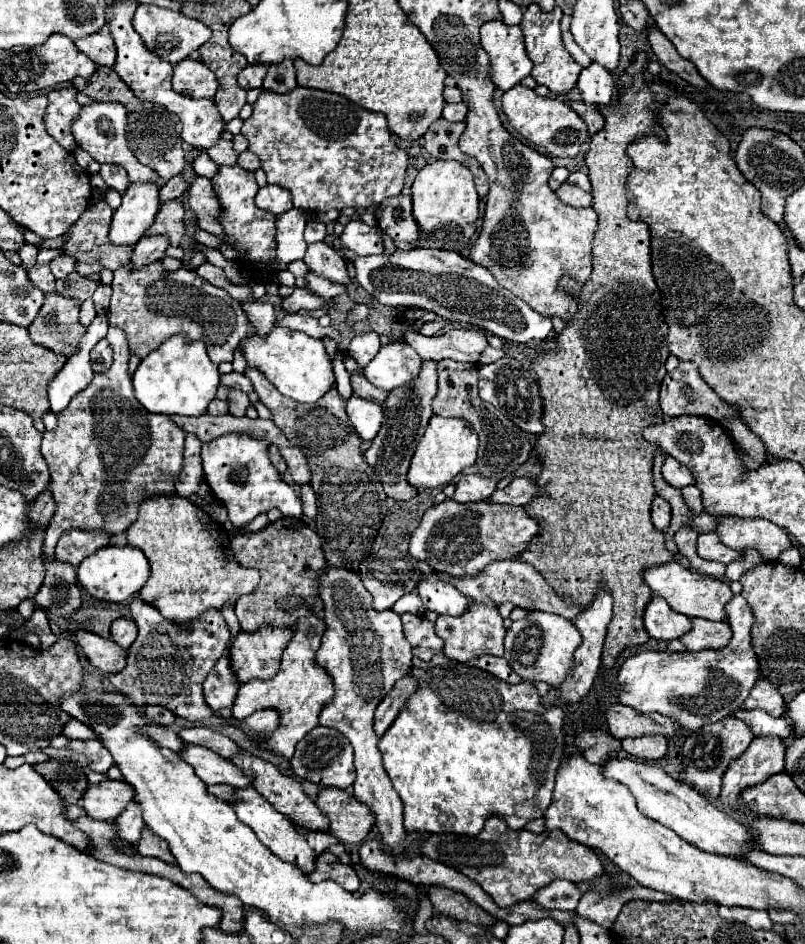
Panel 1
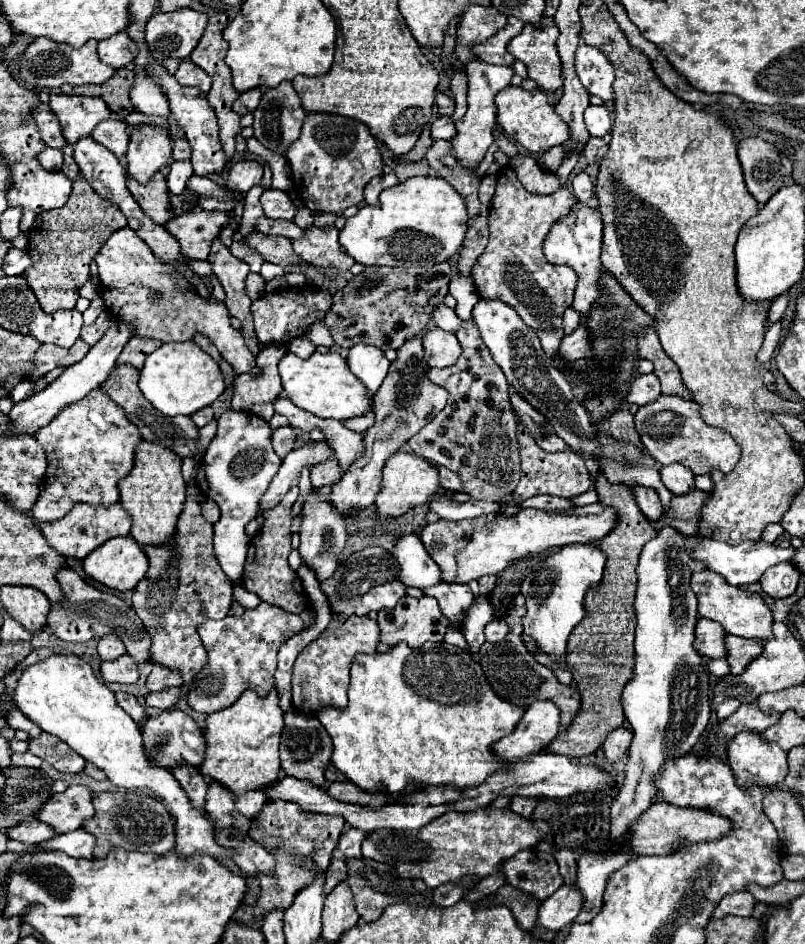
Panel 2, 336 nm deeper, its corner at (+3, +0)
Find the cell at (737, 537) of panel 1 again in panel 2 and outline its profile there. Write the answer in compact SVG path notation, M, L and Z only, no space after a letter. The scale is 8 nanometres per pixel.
M682 464L662 466L660 476L672 494L680 496L680 494L686 494L694 488L694 474L690 474L690 470L686 470L686 466L682 466Z

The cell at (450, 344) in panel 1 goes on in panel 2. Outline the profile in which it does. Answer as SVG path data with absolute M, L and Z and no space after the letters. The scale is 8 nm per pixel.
M436 328L424 334L424 352L430 368L444 368L456 364L462 354L462 348L454 334Z

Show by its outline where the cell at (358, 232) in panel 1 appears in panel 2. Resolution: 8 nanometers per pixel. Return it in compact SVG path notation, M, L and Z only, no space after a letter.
M414 176L406 182L396 184L380 194L376 206L364 206L352 218L348 218L346 226L340 230L340 244L346 248L356 262L364 266L400 266L400 268L430 268L438 262L452 260L454 254L462 248L464 234L468 228L468 212L464 198L460 198L458 190L450 186L444 178L434 176Z

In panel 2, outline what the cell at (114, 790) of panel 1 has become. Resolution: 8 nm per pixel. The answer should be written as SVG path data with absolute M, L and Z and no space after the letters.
M68 786L64 792L54 794L50 798L50 802L46 802L46 806L42 806L42 810L38 812L38 820L50 824L58 834L66 834L66 832L74 832L74 830L82 828L82 824L88 818L94 818L92 790L88 786Z

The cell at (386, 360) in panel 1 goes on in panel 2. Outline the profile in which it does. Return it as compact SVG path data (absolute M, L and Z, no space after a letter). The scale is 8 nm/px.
M360 342L350 348L348 366L350 366L350 372L358 376L362 384L366 384L366 388L374 394L380 388L384 376L388 374L390 362L380 348Z

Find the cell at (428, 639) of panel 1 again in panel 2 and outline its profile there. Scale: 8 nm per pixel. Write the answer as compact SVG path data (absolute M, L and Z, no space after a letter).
M404 596L394 608L382 608L378 612L378 626L380 626L380 640L384 644L396 646L400 642L406 642L410 648L420 648L424 642L442 642L448 628L448 620L442 616L440 606L434 598Z

